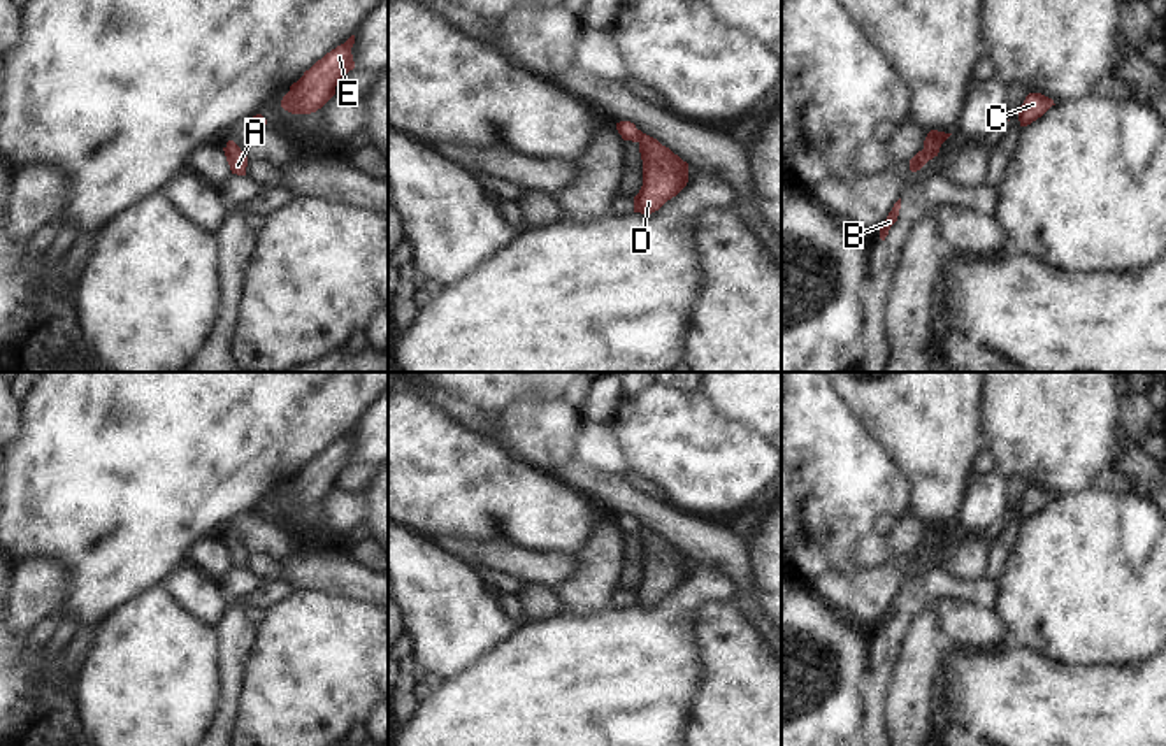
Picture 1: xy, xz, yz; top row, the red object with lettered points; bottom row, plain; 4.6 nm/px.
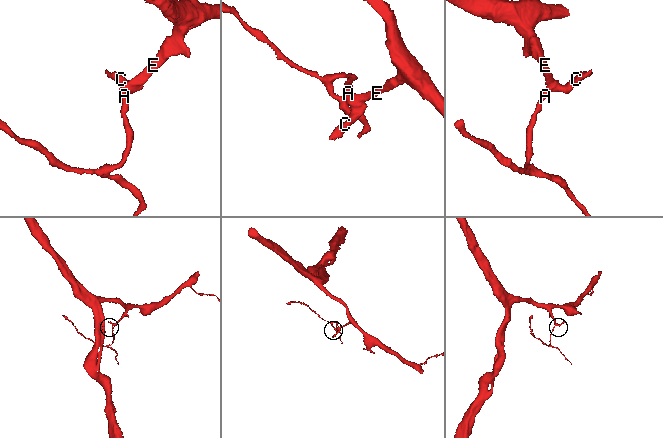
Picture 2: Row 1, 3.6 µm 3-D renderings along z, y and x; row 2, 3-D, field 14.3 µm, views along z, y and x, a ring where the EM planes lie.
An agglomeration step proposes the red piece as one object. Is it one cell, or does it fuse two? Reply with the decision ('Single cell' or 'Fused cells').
Single cell

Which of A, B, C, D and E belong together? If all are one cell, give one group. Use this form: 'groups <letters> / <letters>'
groups A B C D E

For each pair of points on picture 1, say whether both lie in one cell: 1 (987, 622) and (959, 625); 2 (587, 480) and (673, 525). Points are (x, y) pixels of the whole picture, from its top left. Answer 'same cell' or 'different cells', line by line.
1: same cell
2: same cell

